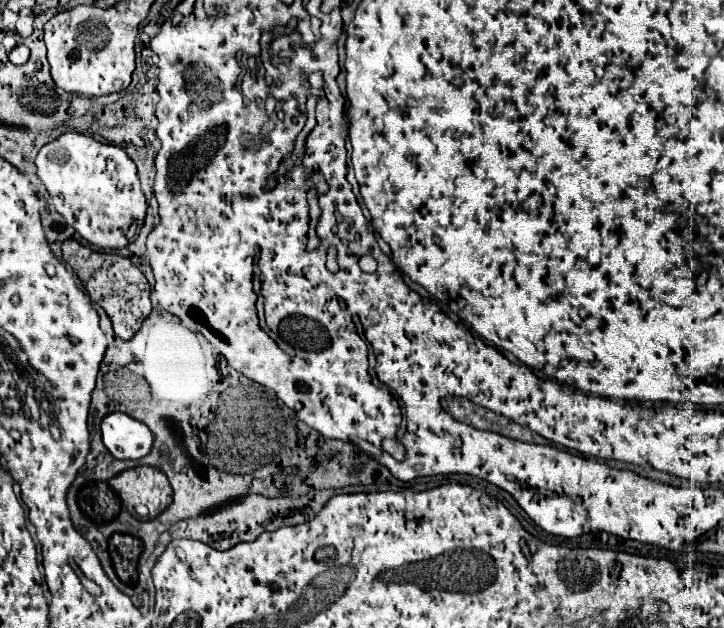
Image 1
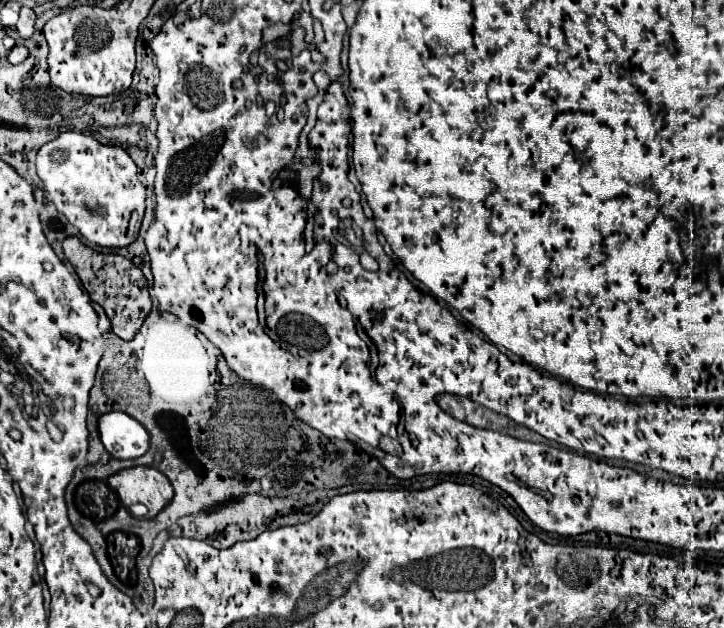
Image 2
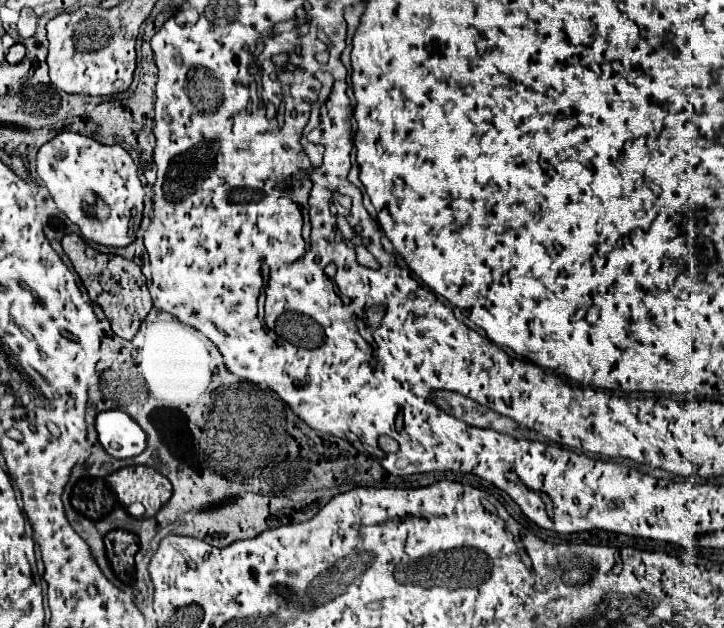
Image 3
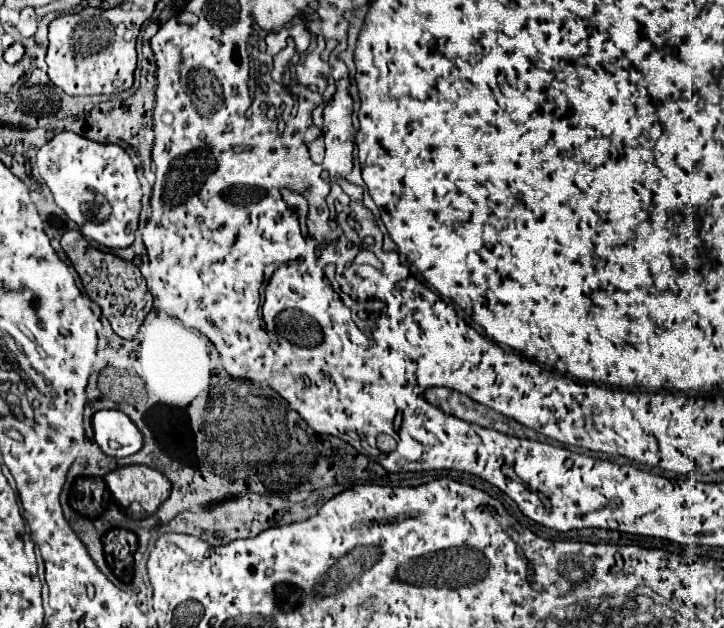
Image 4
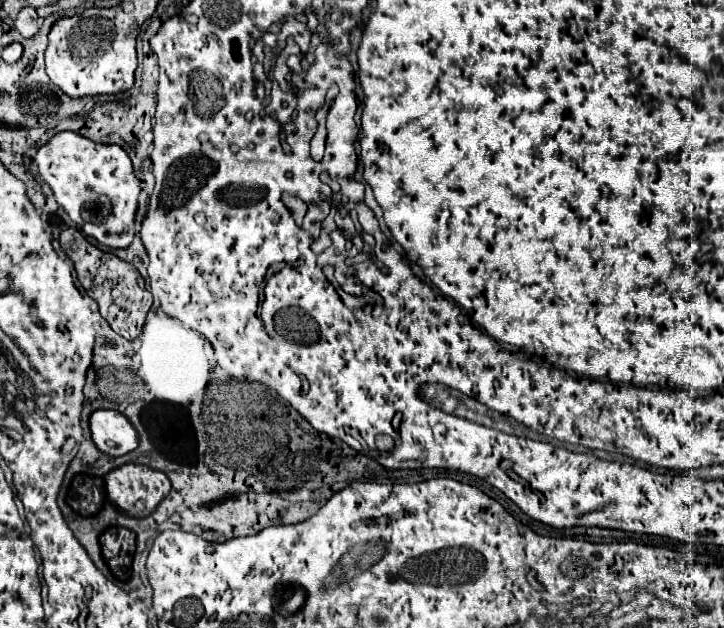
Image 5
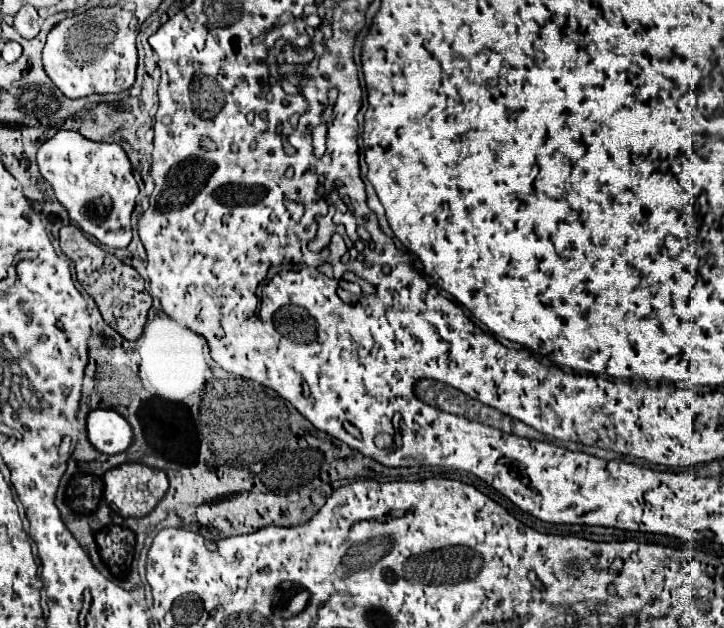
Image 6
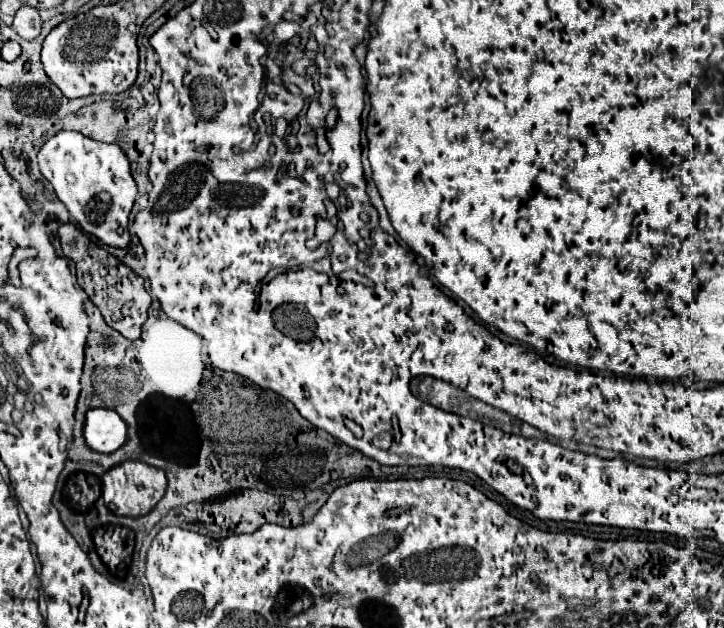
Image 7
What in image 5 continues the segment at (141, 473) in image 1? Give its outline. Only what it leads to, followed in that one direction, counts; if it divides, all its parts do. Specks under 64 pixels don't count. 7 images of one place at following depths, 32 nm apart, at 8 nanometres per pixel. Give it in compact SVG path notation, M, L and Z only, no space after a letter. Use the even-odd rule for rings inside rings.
M124 464L120 468L114 468L104 476L104 484L106 484L108 500L114 502L122 514L138 516L138 518L148 516L152 510L156 510L156 506L170 492L170 480L166 478L166 474L144 464Z

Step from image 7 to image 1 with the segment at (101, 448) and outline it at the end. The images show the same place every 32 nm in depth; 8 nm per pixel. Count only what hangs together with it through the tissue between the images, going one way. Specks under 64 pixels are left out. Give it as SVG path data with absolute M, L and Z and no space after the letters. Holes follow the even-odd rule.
M122 412L106 414L100 422L102 442L118 460L138 460L152 448L152 432L146 424Z

